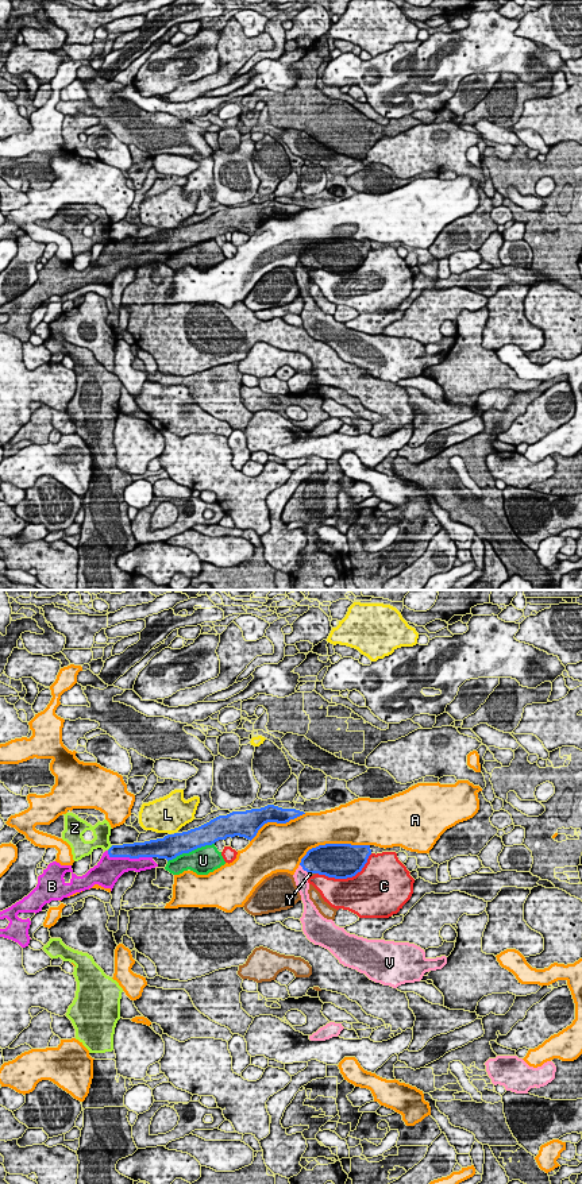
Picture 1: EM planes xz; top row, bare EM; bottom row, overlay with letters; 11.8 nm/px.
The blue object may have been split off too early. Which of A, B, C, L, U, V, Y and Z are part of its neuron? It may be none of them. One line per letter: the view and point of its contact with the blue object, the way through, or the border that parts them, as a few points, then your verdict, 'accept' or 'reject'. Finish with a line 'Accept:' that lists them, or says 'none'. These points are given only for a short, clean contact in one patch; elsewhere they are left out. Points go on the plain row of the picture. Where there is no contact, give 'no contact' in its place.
A: contact xz (331, 239); reject
B: contact xz (128, 251); accept
C: contact xz (346, 273); reject
L: no contact; reject
U: contact xz (191, 246); reject
V: contact xz (304, 265); reject
Y: contact xz (312, 267); reject
Z: contact xz (111, 242); border xz (112, 240), (107, 245); reject
Accept: B

